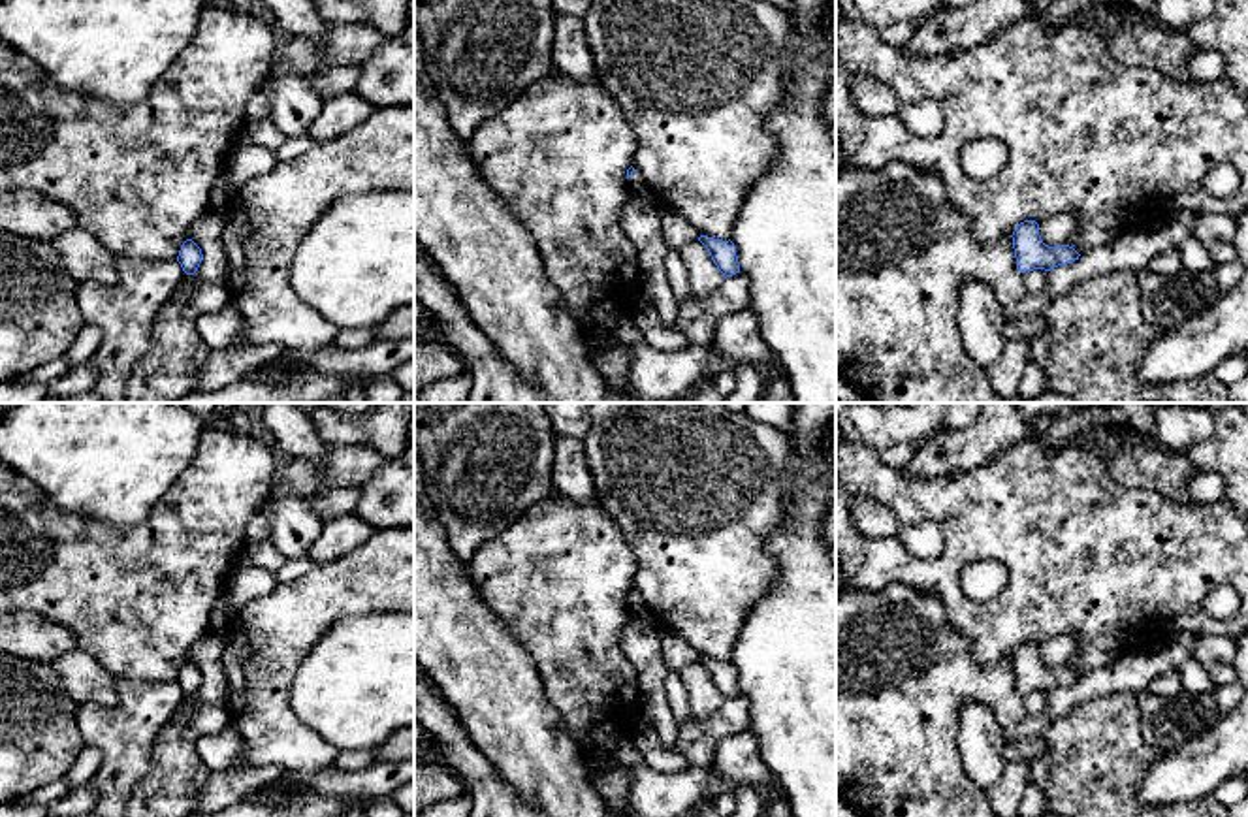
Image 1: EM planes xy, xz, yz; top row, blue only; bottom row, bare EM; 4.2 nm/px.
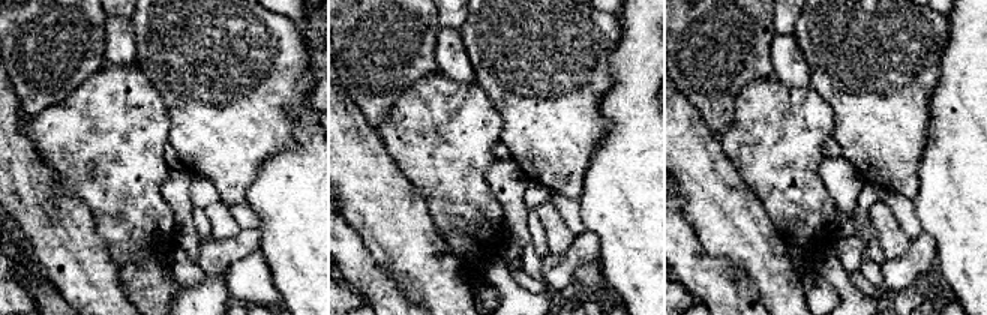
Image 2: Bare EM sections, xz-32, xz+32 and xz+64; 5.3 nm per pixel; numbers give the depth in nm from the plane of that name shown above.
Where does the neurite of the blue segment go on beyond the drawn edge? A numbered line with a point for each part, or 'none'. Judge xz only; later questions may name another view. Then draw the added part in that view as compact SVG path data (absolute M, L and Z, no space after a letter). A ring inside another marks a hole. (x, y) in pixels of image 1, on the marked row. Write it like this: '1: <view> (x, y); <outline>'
1: xz (635, 181); M634 169L627 179L629 190L648 190L644 177Z

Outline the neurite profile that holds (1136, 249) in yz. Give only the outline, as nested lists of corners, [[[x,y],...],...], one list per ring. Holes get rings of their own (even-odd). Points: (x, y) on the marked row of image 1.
[[[1193,211],[1173,213],[1150,228],[1118,233],[1109,245],[1080,254],[1073,264],[1050,269],[1043,292],[1026,294],[1016,305],[1005,309],[1007,318],[1037,318],[1056,297],[1092,277],[1120,269],[1141,273],[1158,254],[1176,250],[1193,233],[1197,216]]]

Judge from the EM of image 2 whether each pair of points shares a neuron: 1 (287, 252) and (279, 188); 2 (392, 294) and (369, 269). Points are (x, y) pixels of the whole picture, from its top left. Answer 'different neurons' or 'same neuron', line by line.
1: same neuron
2: same neuron

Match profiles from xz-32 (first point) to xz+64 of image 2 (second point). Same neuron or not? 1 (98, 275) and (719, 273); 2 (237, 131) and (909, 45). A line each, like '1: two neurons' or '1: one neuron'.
1: two neurons
2: one neuron

